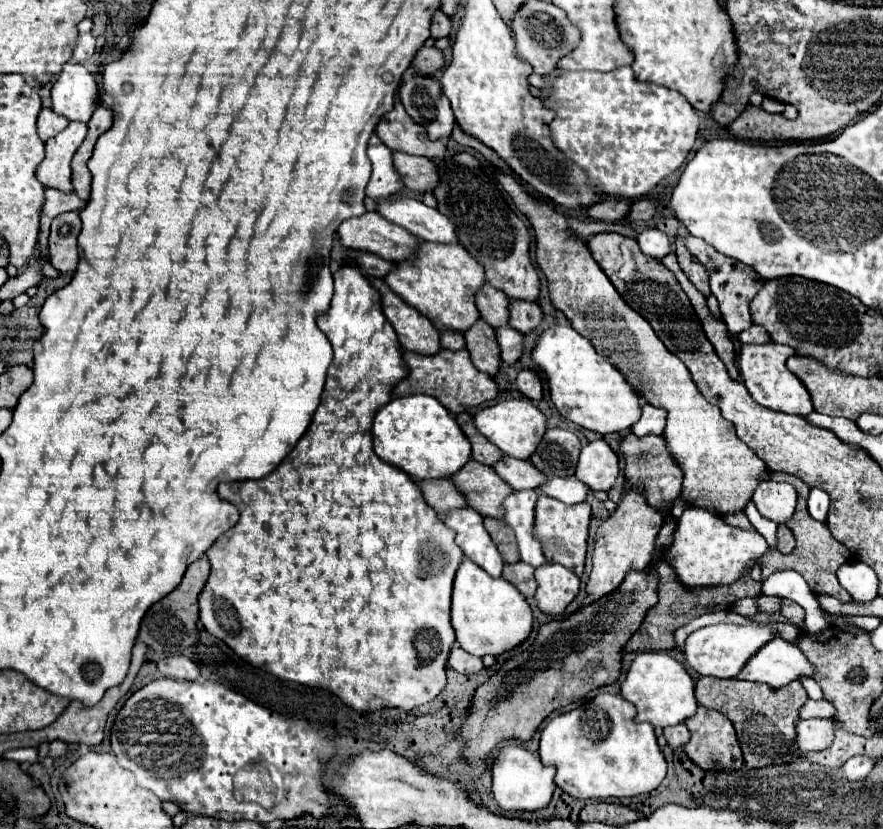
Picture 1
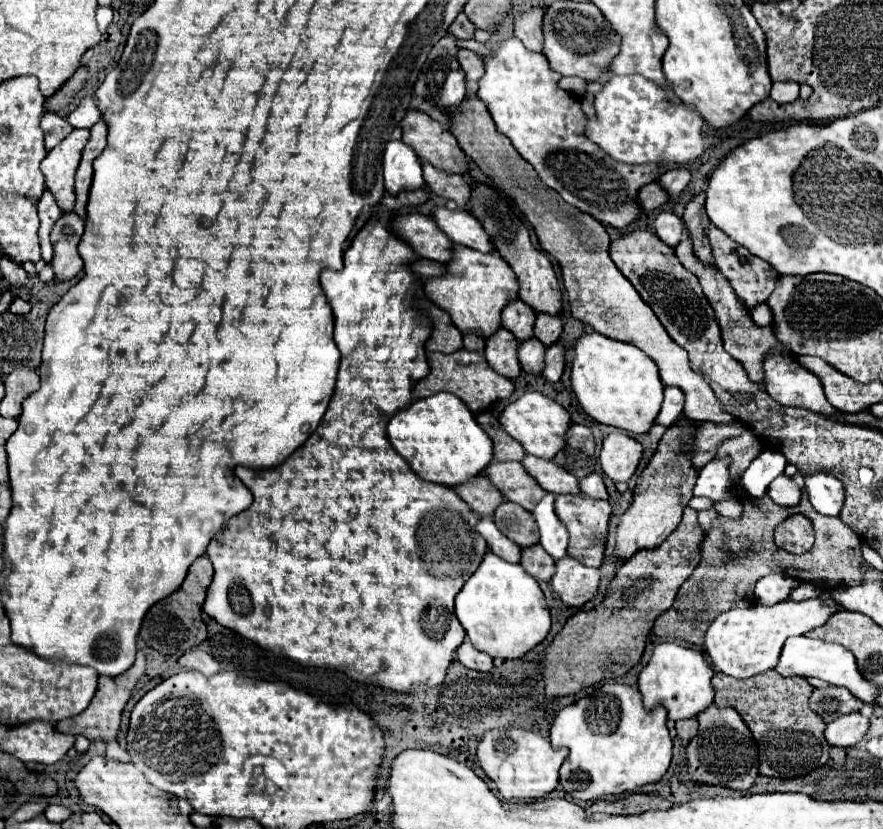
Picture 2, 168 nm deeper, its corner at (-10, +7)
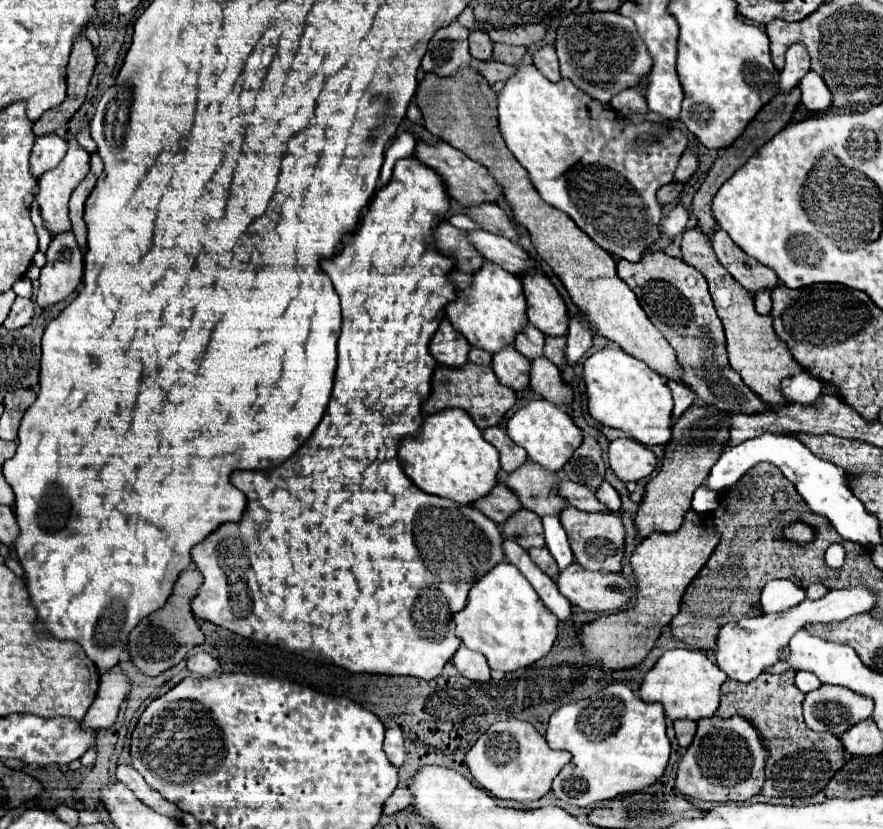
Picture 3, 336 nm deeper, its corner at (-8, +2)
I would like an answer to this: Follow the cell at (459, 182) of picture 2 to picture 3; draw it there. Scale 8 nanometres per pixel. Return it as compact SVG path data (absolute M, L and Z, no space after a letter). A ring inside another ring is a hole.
M478 204L478 206L462 206L462 212L466 216L470 216L480 228L510 238L510 240L518 240L518 234L510 222L510 218L506 216L506 212L502 208L498 208L496 204Z

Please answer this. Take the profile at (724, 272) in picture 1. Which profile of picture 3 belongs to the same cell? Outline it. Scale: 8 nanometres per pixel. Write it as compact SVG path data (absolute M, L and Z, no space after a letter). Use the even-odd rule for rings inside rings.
M716 228L710 242L712 242L712 248L714 248L718 262L750 294L756 294L756 292L762 292L762 290L772 290L772 288L778 286L778 276L768 266L762 266L760 262L756 262L754 258L744 254L730 240L730 236L724 230Z

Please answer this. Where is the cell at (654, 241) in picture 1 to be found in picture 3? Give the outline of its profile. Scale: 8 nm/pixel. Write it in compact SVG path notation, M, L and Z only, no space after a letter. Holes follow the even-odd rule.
M678 204L668 212L666 218L662 218L660 232L664 238L674 240L676 236L680 236L686 230L686 222L688 222L688 210L682 204Z

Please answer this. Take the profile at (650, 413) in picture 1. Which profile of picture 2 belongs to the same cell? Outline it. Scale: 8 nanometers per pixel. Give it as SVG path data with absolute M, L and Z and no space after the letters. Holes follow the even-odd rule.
M666 387L664 391L664 403L662 403L662 409L658 413L658 419L656 423L664 425L664 427L670 427L676 423L676 419L682 415L682 409L684 409L684 393L680 387Z

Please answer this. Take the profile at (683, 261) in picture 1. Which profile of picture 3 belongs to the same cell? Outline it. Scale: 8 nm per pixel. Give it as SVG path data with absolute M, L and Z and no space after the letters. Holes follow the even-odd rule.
M798 88L792 90L790 94L776 94L774 100L768 102L768 104L756 114L756 118L746 126L744 134L742 134L732 146L728 146L728 148L724 150L724 154L712 164L712 168L710 168L708 174L706 174L706 180L702 182L700 190L694 194L694 200L692 200L692 206L690 206L690 214L696 216L698 228L700 228L706 236L712 236L714 226L716 226L716 222L714 222L714 218L712 218L712 214L710 214L710 202L712 202L714 194L718 192L718 188L720 188L762 144L766 144L774 134L778 134L778 132L786 126L786 122L792 118L792 112L796 110L798 104L800 104L800 90L798 90Z

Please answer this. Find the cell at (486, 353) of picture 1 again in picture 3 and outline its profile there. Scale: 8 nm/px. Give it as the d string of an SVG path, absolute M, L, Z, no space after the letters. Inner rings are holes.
M514 346L502 348L500 352L492 354L492 368L494 374L498 376L500 384L514 388L514 390L524 390L530 380L530 360L526 356L520 356Z

